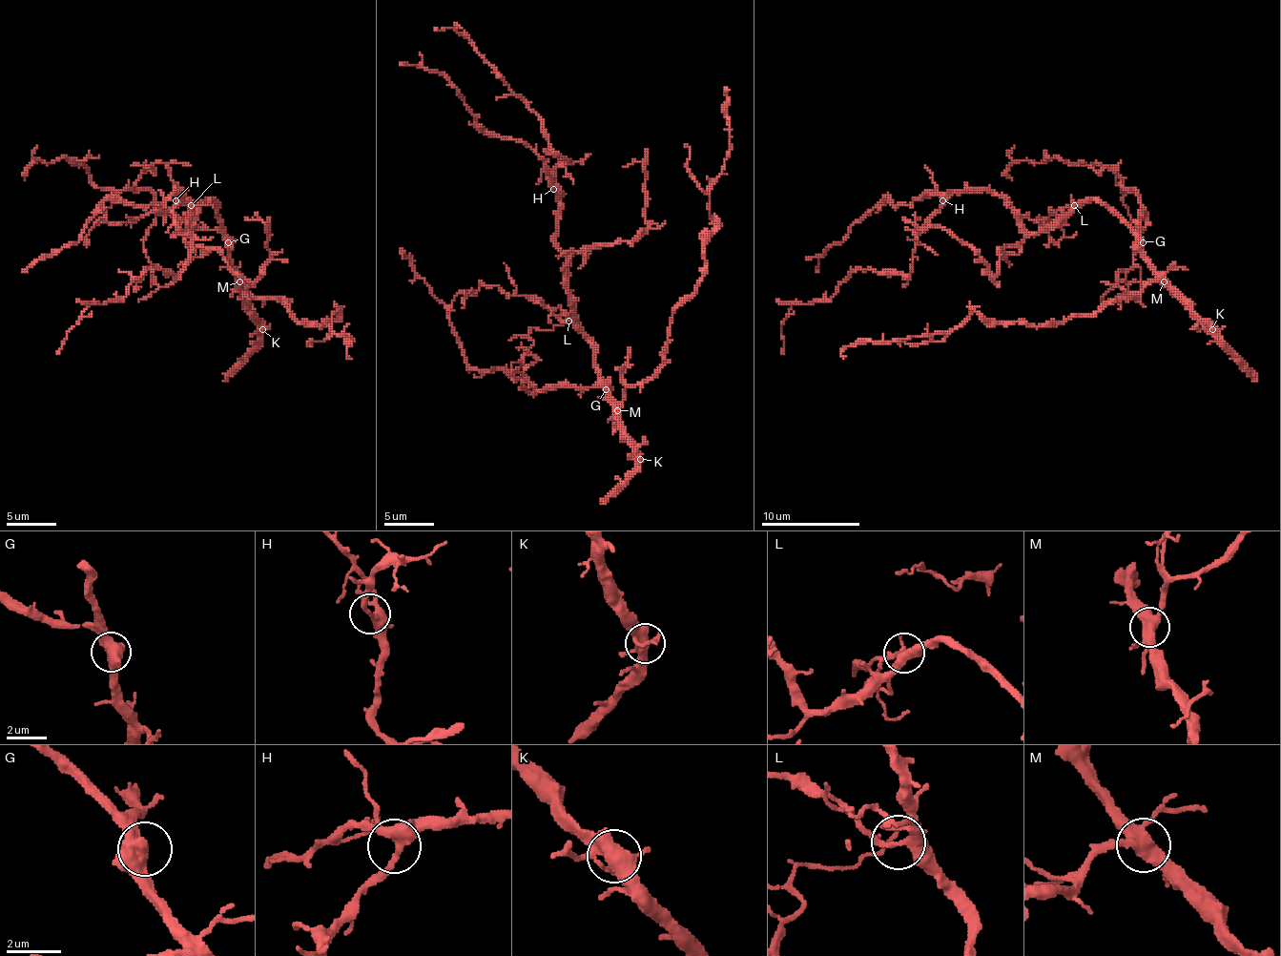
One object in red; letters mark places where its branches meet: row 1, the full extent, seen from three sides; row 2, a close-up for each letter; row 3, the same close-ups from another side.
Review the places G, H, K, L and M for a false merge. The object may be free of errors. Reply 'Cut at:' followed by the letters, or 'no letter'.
Cut at: no letter

